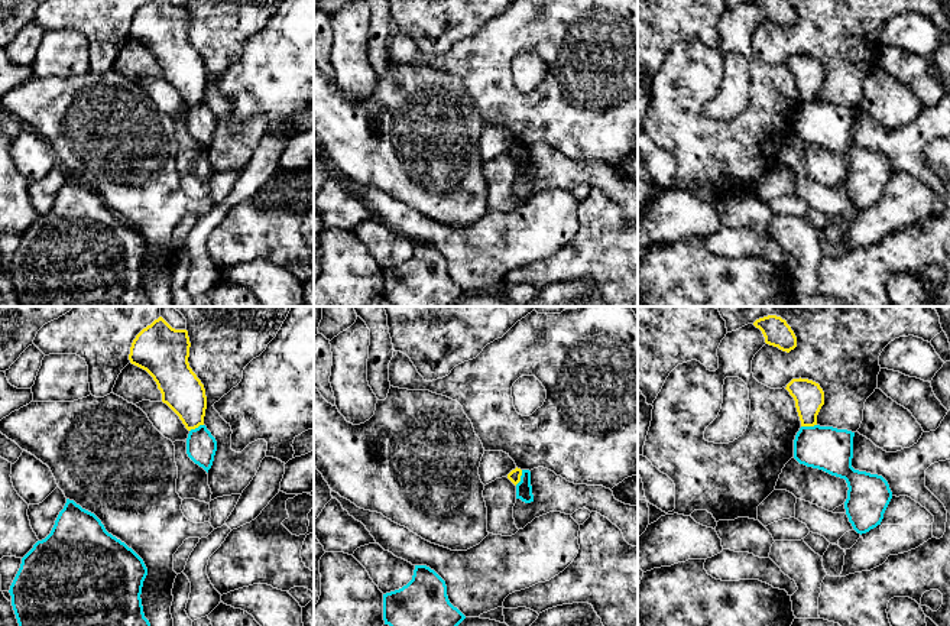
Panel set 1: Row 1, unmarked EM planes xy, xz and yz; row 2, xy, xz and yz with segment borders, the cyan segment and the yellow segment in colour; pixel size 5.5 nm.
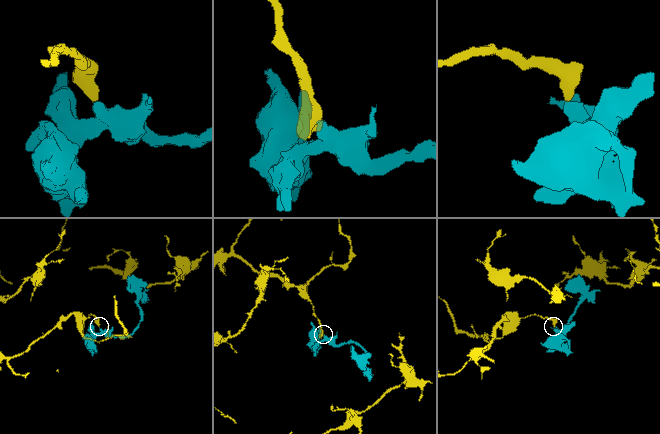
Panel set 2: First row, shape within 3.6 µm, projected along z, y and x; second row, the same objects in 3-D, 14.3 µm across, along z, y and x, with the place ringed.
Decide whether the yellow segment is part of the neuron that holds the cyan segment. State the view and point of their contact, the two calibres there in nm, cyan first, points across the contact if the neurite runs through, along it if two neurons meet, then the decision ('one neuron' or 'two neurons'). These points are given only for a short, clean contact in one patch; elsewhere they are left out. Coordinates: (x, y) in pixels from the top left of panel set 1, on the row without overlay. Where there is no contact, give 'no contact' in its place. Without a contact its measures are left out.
meets cyan in xz at (521, 153); 100 nm thick on the cyan side, 70 nm on the other; border along xz (522, 146), (521, 155), (515, 161); two neurons

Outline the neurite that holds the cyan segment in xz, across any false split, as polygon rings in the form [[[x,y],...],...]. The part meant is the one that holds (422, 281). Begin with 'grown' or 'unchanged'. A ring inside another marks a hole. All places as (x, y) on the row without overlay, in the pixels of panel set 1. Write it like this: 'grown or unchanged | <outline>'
unchanged | [[[415,241],[406,262],[383,270],[383,296],[393,306],[454,306],[464,295],[450,279],[445,257],[427,241]]]

